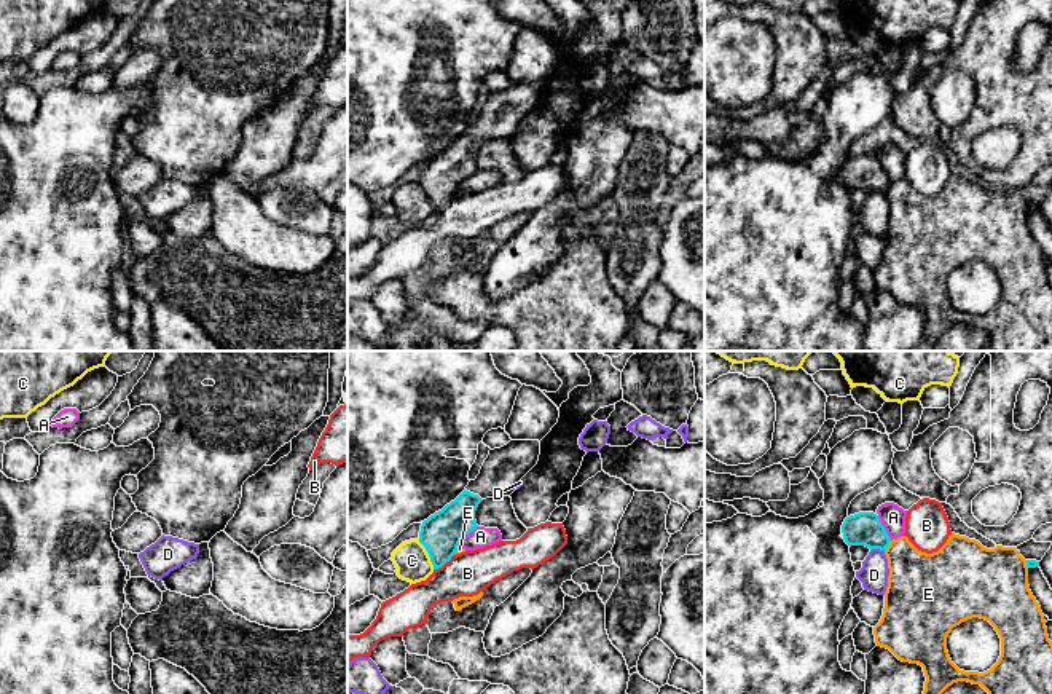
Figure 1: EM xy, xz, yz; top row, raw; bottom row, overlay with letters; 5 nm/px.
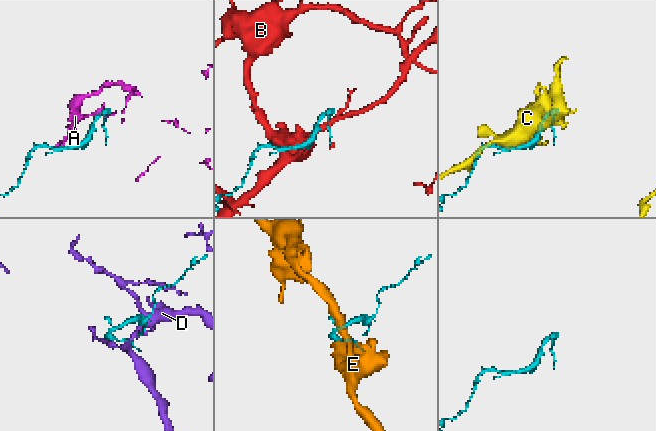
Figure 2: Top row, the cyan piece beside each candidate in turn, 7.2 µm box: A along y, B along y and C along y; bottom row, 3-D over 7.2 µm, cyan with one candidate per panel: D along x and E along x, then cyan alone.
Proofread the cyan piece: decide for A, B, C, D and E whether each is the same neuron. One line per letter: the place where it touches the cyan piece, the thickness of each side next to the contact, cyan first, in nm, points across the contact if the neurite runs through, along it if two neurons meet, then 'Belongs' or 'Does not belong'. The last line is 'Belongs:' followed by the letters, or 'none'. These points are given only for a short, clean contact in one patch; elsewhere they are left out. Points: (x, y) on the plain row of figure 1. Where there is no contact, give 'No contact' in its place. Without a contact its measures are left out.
A: Touches cyan at yz (883, 171). Thickness 170 nm (cyan) against 130 nm. Does not belong
B: Touches cyan at xz (445, 205). Thickness 200 nm (cyan) against 220 nm. Boundary: xz (456, 197), (434, 212). Does not belong
C: Touches cyan at xz (427, 195). Thickness 200 nm (cyan) against 180 nm. Does not belong
D: Touches cyan at yz (877, 190). Thickness 170 nm (cyan) against 140 nm. Boundary: yz (883, 192), (871, 193). Does not belong
E: Touches cyan at yz (888, 187). Thickness 170 nm (cyan) against 320 nm. Does not belong
Belongs: none

